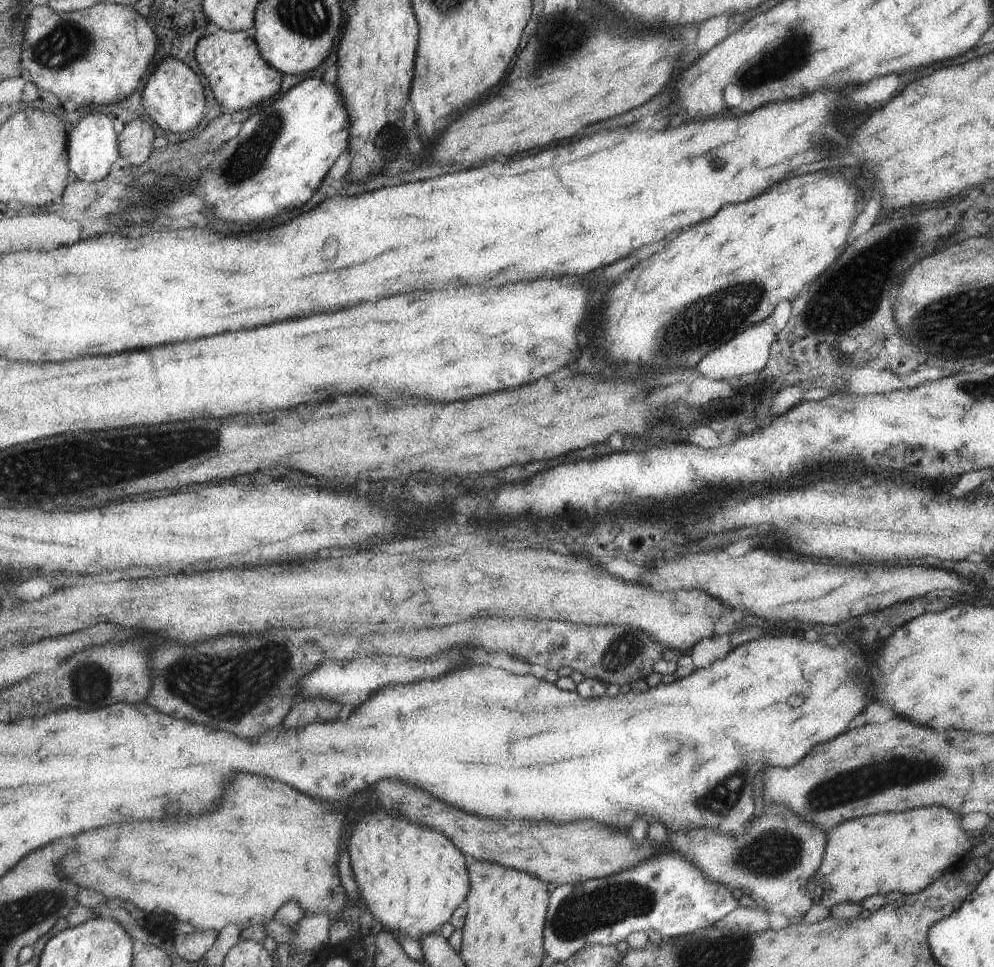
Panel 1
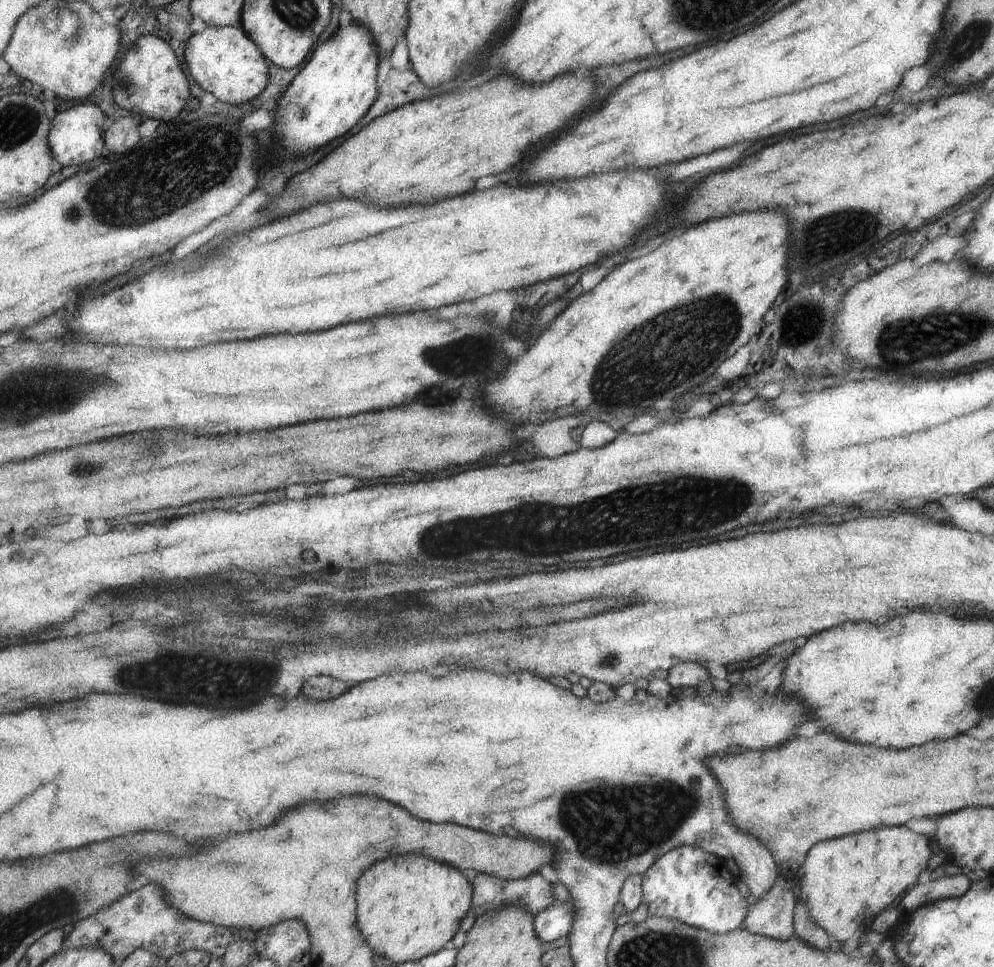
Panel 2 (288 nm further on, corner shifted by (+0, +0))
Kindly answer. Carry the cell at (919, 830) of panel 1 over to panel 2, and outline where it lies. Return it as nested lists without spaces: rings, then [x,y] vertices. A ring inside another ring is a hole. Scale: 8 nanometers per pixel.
[[[883,826],[867,832],[857,832],[851,836],[839,836],[815,844],[801,868],[795,874],[795,898],[803,900],[825,932],[831,932],[839,942],[849,940],[853,934],[861,932],[861,924],[869,916],[877,916],[887,904],[891,904],[901,892],[909,890],[917,880],[917,874],[927,866],[929,848],[923,836],[909,832],[905,826]]]

